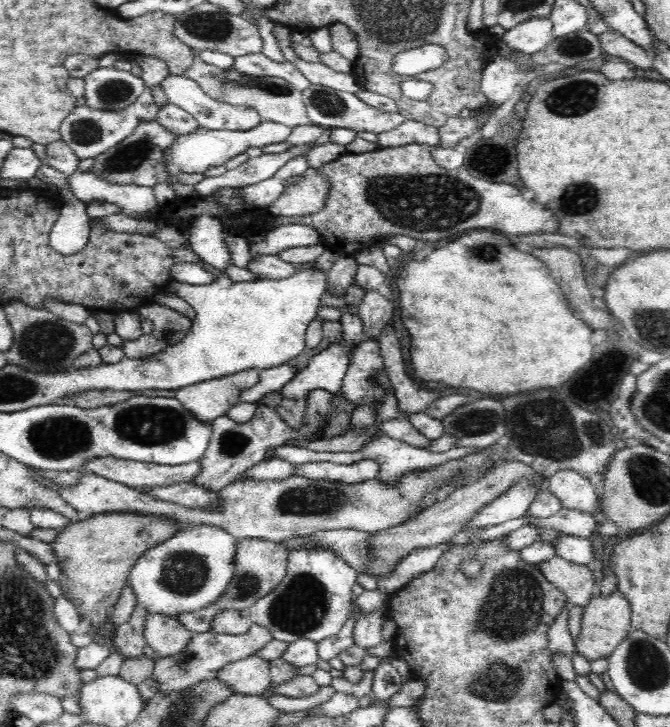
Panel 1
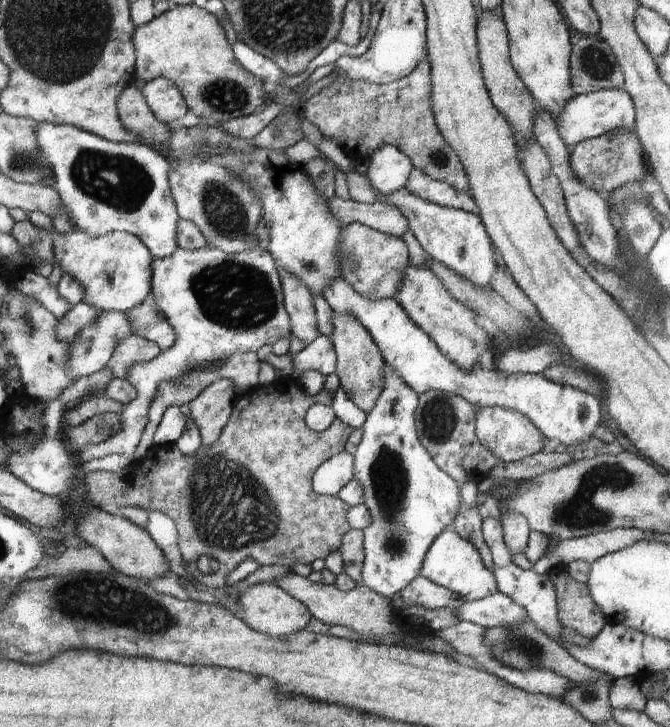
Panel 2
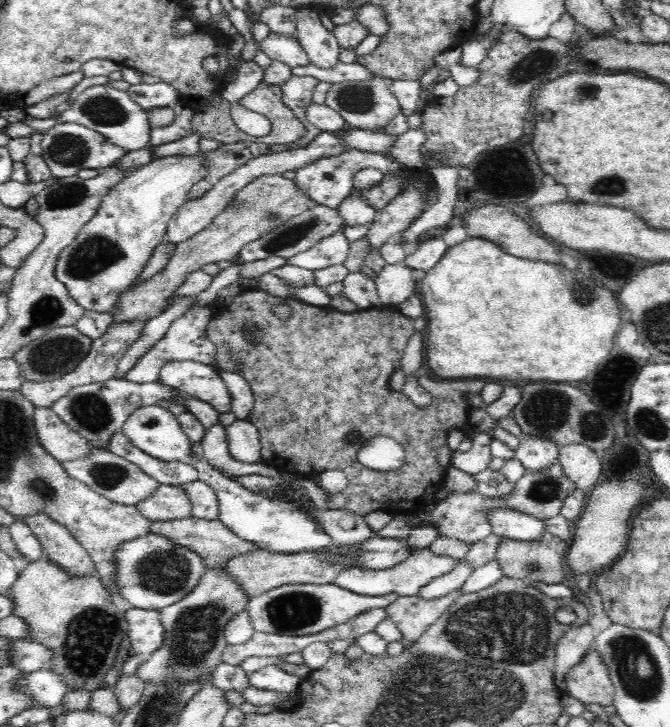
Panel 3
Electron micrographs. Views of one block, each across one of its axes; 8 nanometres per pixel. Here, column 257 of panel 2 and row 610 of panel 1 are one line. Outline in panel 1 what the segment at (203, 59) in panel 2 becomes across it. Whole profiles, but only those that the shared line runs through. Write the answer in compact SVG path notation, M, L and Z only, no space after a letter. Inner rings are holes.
M104 512L94 514L85 520L72 521L56 535L51 545L61 570L57 581L62 587L63 596L74 604L82 620L91 622L94 631L104 626L104 622L108 622L110 610L118 602L120 593L125 584L128 583L129 574L136 561L149 548L167 541L176 532L174 525L178 524L173 522L171 518L160 518L153 514Z

